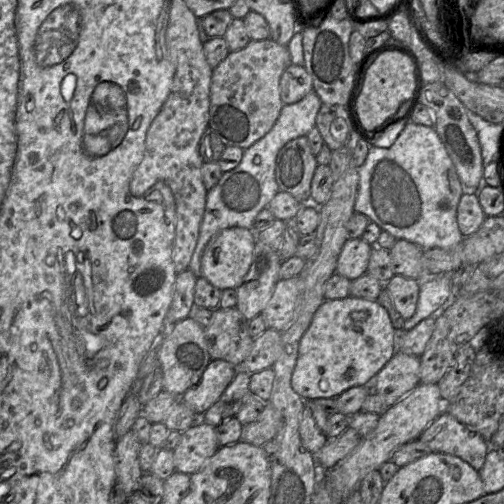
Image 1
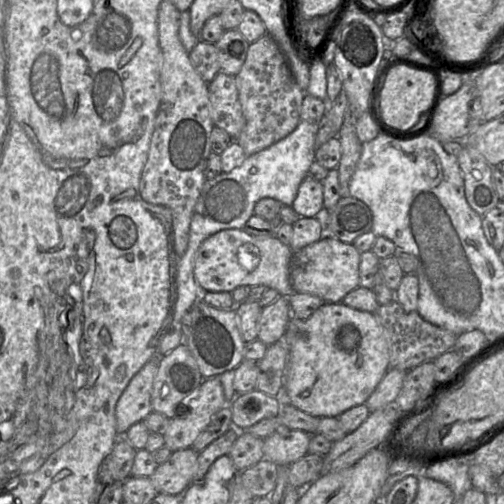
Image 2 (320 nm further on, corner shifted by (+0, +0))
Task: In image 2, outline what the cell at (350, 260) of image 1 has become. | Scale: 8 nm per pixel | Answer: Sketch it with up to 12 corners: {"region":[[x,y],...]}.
{"region":[[332,236],[295,250],[294,293],[342,302],[361,252]]}

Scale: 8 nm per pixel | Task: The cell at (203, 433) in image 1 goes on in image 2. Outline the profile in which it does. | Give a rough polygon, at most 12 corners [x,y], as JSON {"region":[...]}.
{"region":[[172,452],[149,477],[158,494],[182,496],[199,453]]}

